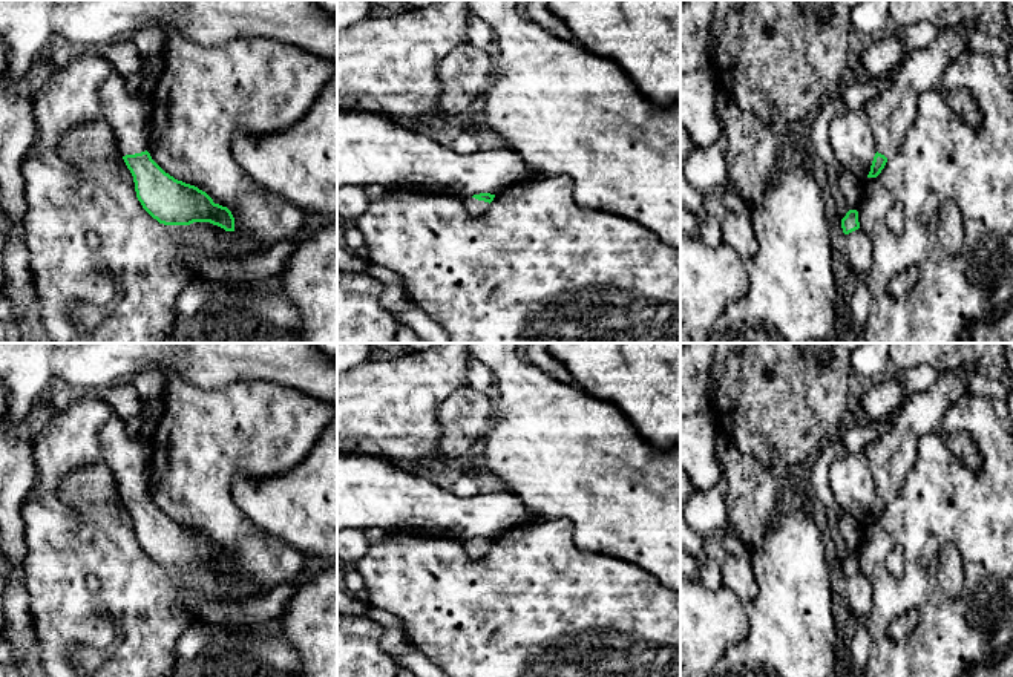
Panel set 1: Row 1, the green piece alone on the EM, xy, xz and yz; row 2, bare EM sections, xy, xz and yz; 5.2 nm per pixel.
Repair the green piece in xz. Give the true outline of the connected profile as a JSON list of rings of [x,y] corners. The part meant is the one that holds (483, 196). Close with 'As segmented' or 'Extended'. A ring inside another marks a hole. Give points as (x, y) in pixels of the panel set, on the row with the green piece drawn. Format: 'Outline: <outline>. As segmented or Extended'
Outline: [[[480,193],[480,195],[463,198],[463,202],[470,216],[480,216],[489,210],[493,198],[495,195]]]. Extended

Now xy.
Outline: [[[112,72],[98,90],[101,110],[116,138],[118,150],[130,170],[136,198],[159,224],[190,225],[210,222],[234,231],[234,217],[227,207],[195,185],[166,173],[147,152],[153,104],[139,90],[130,92],[126,78]]]. Extended

